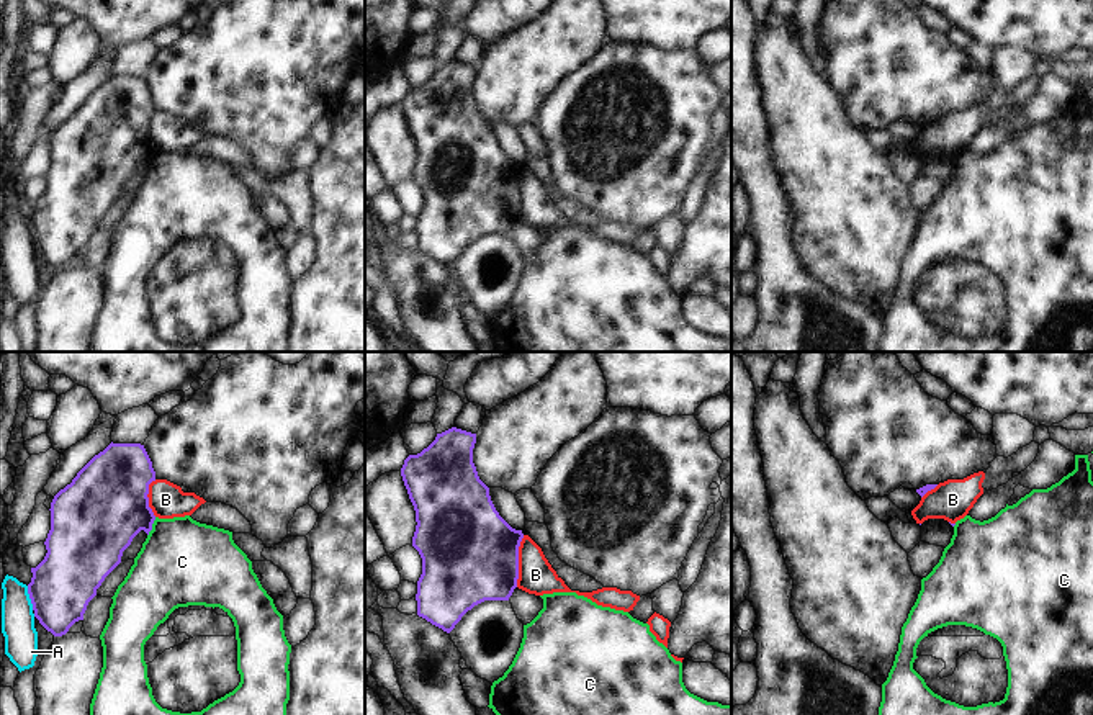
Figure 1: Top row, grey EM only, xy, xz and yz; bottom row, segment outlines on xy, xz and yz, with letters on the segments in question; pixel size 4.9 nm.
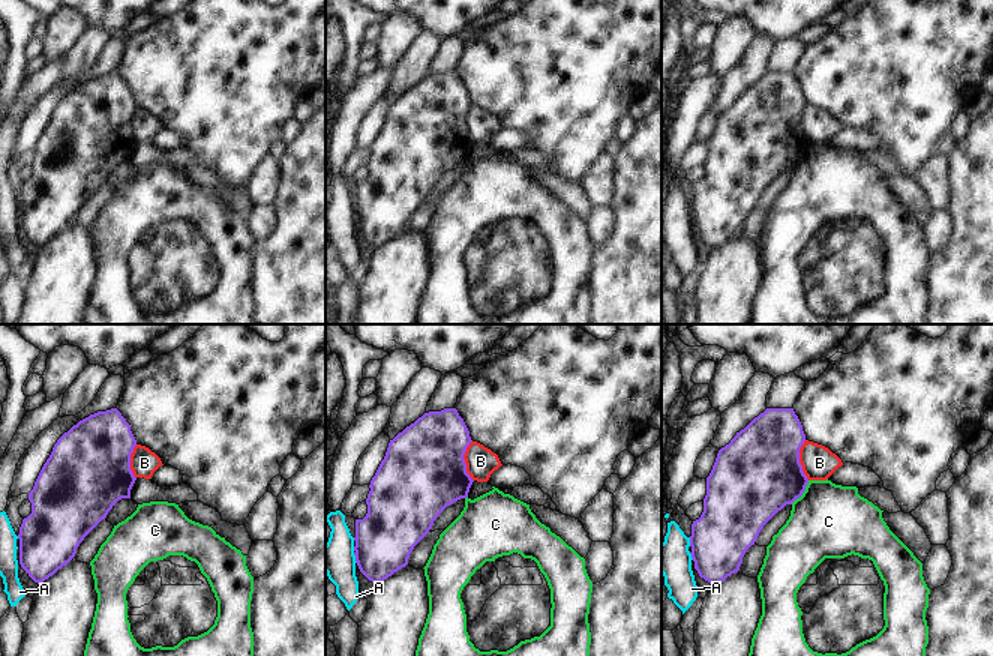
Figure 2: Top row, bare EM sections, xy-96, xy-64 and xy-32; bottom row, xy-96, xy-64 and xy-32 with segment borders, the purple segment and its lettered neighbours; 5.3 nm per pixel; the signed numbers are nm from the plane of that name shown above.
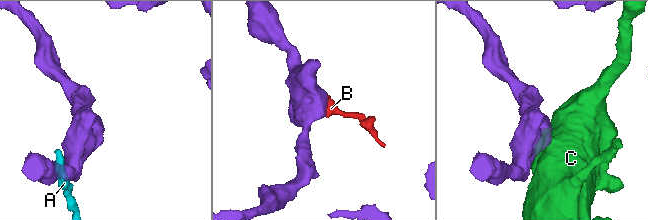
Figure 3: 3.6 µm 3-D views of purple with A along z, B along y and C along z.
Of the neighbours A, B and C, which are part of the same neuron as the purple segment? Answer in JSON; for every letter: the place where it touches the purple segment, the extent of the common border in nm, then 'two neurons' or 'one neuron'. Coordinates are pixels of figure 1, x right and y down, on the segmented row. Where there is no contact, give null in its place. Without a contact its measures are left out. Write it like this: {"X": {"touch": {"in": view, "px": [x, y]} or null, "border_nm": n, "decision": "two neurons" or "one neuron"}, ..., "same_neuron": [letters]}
{"A": {"touch": {"in": "xy", "px": [30, 598]}, "border_nm": 120, "decision": "two neurons"}, "B": {"touch": {"in": "xz", "px": [517, 562]}, "border_nm": 260, "decision": "two neurons"}, "C": {"touch": {"in": "xy", "px": [151, 527]}, "border_nm": 100, "decision": "two neurons"}, "same_neuron": []}

